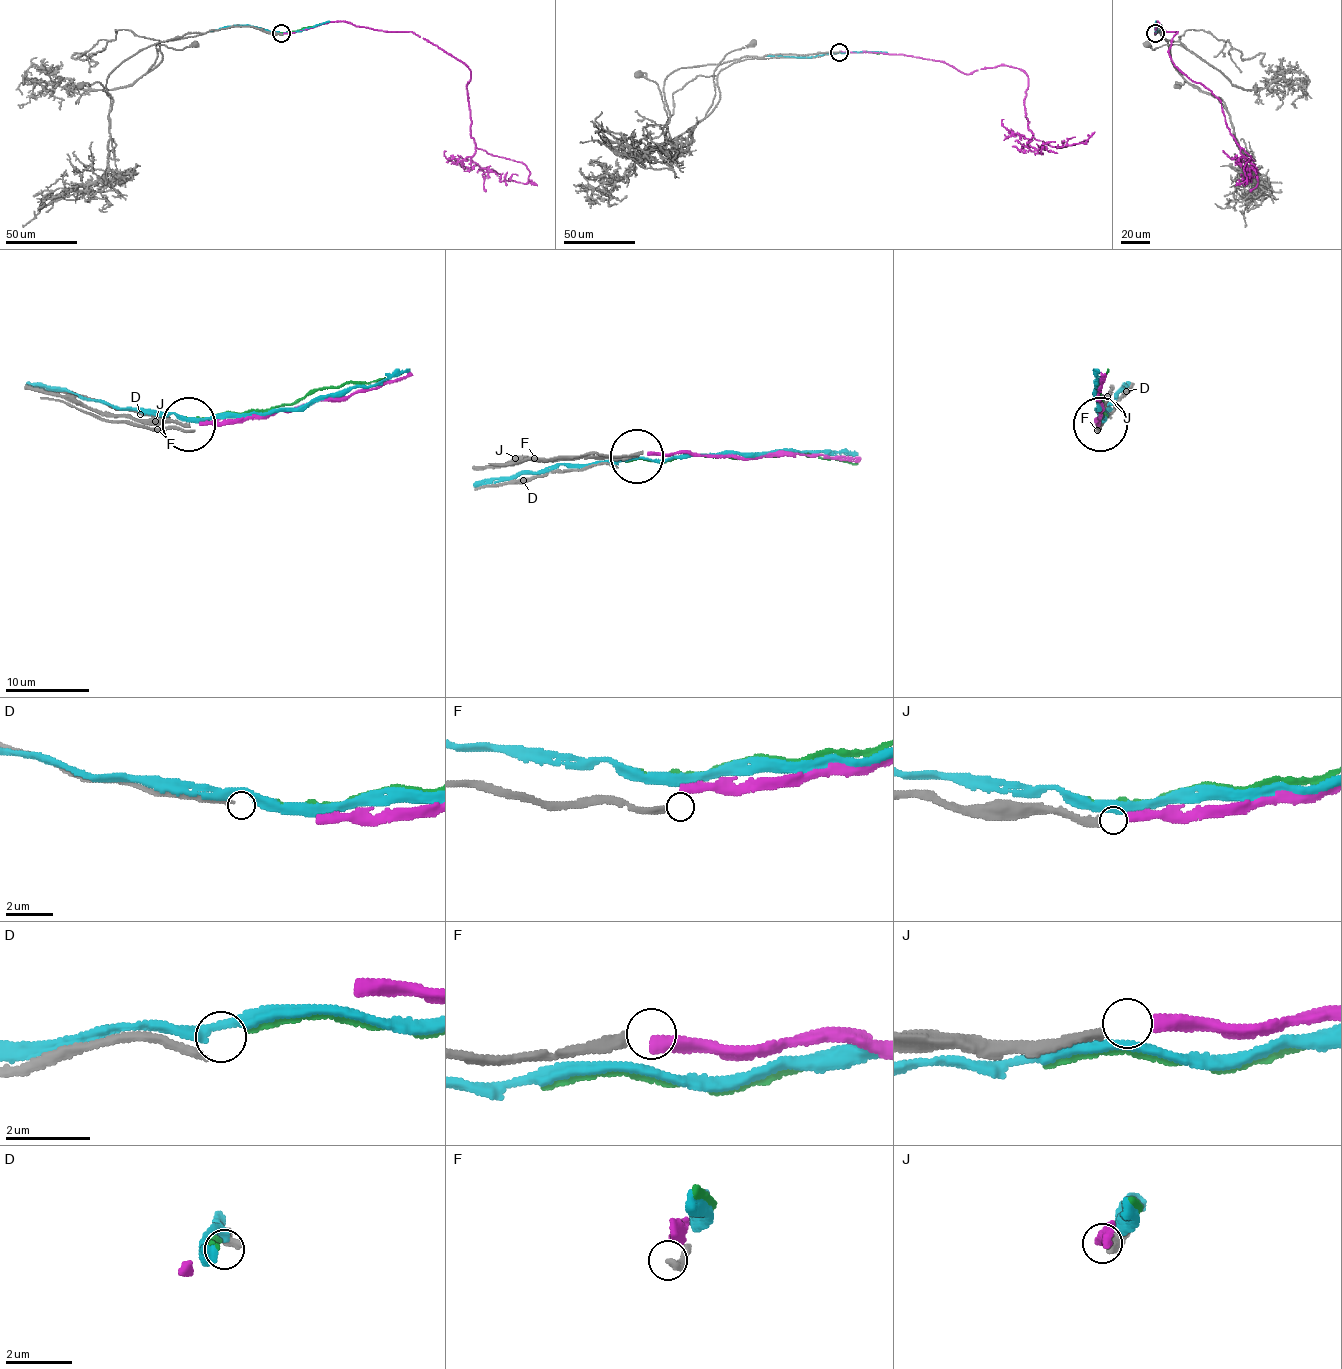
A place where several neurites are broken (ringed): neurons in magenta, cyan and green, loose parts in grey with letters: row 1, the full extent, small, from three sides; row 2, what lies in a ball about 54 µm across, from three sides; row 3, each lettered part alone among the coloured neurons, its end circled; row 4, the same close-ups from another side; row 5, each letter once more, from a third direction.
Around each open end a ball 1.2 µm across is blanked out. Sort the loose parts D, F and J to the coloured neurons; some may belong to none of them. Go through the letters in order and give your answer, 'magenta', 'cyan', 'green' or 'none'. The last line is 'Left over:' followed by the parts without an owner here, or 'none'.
D: none
F: none
J: magenta
Left over: D, F

